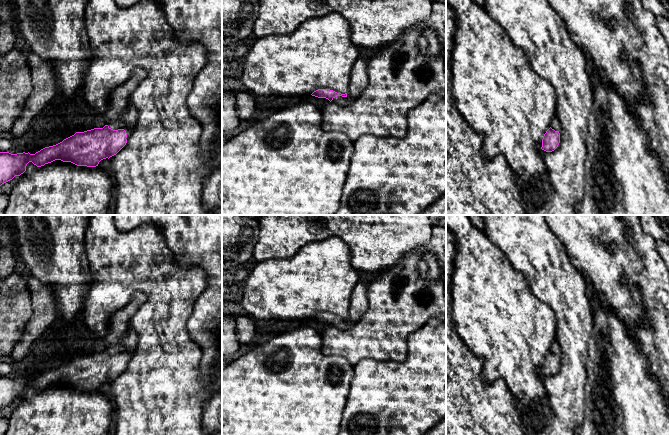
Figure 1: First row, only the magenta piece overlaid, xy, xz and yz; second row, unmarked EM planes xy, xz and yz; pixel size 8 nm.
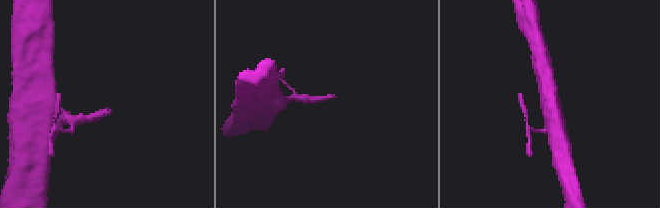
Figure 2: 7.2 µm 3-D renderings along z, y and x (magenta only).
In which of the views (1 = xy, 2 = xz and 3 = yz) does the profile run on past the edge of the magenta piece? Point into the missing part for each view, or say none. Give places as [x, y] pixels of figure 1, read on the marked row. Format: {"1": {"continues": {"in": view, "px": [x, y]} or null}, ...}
{"1": {"continues": {"in": "xy", "px": [127, 122]}}, "2": {"continues": {"in": "xz", "px": [358, 83]}}, "3": {"continues": {"in": "yz", "px": [555, 123]}}}

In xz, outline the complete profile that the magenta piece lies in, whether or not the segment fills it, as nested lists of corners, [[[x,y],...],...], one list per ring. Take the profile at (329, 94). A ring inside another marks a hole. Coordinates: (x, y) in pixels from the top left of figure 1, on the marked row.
[[[358,57],[354,63],[347,93],[341,94],[330,89],[318,89],[311,95],[318,98],[326,98],[330,102],[337,103],[339,105],[352,103],[368,87],[368,60],[369,58]]]

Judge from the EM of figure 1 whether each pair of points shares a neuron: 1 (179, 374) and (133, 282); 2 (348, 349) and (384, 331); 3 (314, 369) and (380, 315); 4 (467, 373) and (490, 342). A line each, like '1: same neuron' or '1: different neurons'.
1: same neuron
2: same neuron
3: different neurons
4: different neurons

